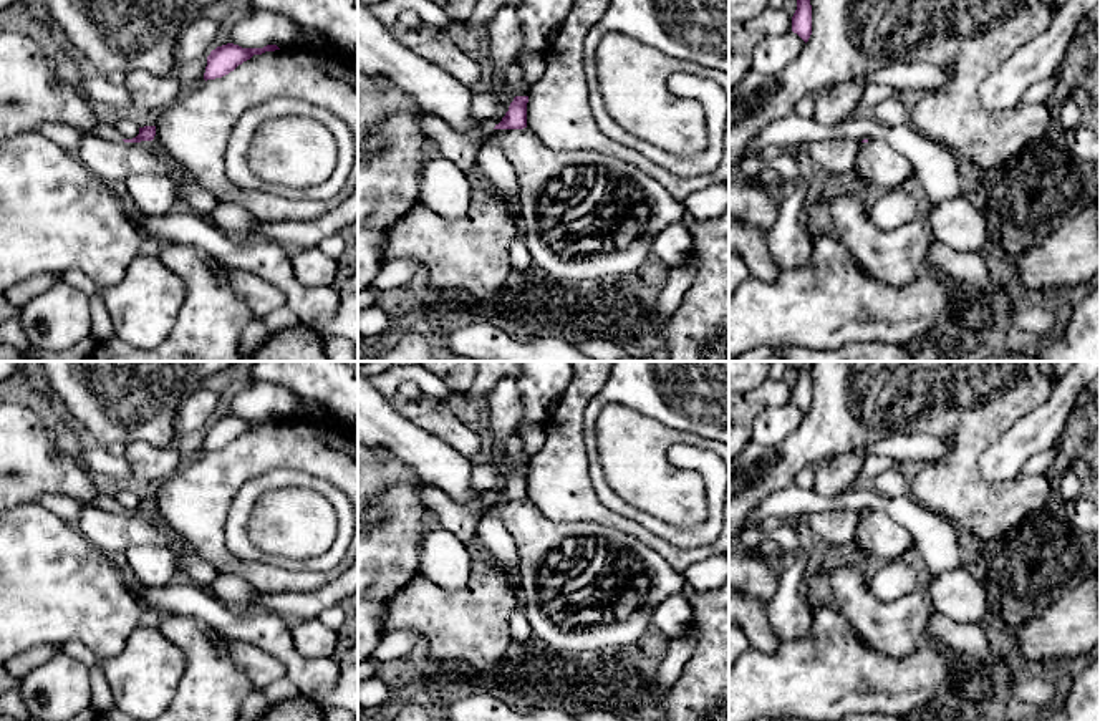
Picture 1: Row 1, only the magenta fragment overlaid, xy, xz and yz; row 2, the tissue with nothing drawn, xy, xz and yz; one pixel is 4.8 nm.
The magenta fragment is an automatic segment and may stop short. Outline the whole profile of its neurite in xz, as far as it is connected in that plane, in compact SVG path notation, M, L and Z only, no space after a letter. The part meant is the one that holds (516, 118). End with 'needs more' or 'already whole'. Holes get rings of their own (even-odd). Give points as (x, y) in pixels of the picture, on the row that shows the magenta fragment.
M515 96L499 124L485 121L470 133L456 131L442 119L424 114L421 131L437 156L452 161L469 176L477 162L479 143L489 131L527 128L527 103L528 96Z; needs more

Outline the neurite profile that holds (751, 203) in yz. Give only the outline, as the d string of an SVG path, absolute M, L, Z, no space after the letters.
M729 176L729 217L770 234L784 192L762 186L757 179Z

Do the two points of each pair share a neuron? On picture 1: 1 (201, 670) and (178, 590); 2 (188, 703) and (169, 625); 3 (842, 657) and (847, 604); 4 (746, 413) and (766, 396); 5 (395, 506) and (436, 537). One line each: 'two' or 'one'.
1: two
2: one
3: two
4: one
5: two

